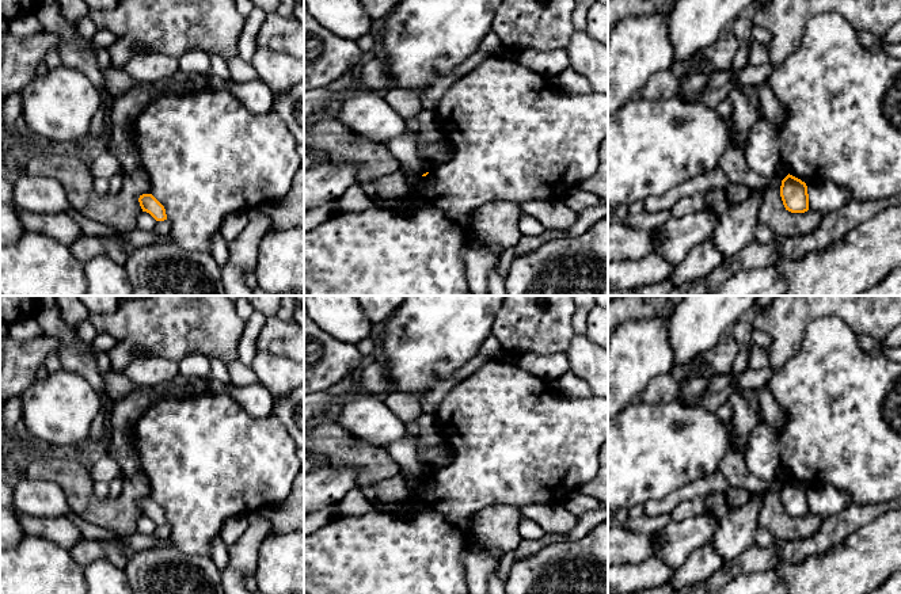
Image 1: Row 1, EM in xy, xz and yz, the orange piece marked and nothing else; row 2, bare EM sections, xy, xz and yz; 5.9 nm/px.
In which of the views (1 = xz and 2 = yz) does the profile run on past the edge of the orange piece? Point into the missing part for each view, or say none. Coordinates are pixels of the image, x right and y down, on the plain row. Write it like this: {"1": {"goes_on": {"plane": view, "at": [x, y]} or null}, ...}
{"1": {"goes_on": null}, "2": {"goes_on": null}}

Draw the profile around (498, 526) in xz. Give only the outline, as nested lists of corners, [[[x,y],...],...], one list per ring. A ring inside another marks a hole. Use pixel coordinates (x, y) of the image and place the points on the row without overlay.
[[[488,506],[476,513],[471,522],[472,534],[499,555],[514,551],[520,541],[521,507]]]

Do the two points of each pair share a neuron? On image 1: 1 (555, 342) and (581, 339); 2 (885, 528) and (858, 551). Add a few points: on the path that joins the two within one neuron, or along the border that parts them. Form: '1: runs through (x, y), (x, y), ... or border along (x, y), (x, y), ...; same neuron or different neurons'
1: border along (574, 334), (570, 346), (565, 351); different neurons
2: runs through (878, 535), (865, 548); same neuron

